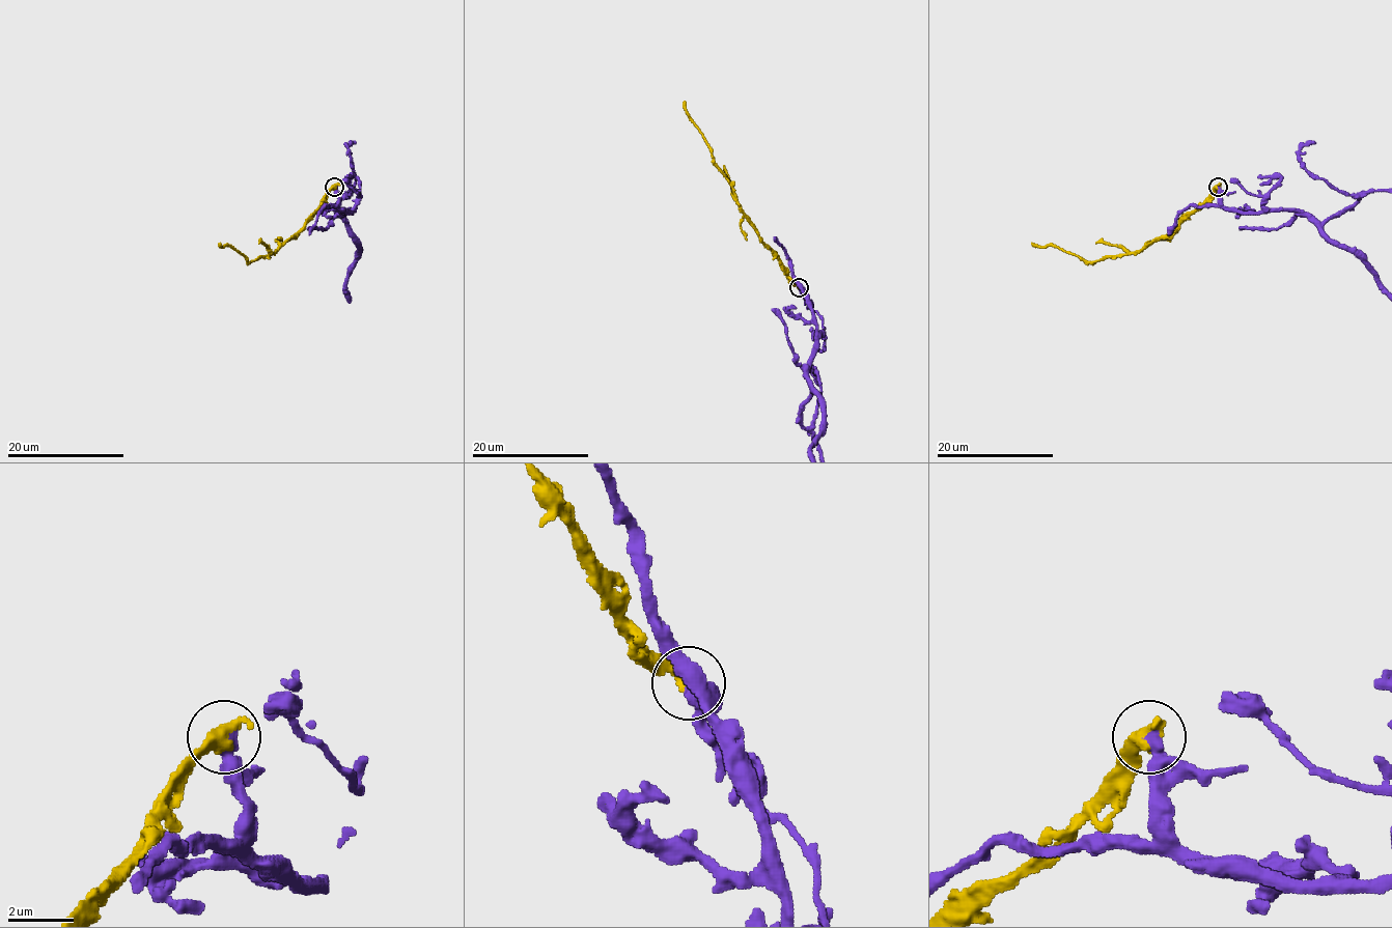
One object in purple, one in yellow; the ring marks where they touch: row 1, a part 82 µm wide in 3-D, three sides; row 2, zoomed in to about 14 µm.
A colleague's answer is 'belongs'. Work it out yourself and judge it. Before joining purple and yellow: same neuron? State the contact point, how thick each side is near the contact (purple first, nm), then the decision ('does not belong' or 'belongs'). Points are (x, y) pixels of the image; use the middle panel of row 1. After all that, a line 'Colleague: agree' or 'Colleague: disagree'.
(799, 287) | 480/460 nm | does not belong
Colleague: disagree

